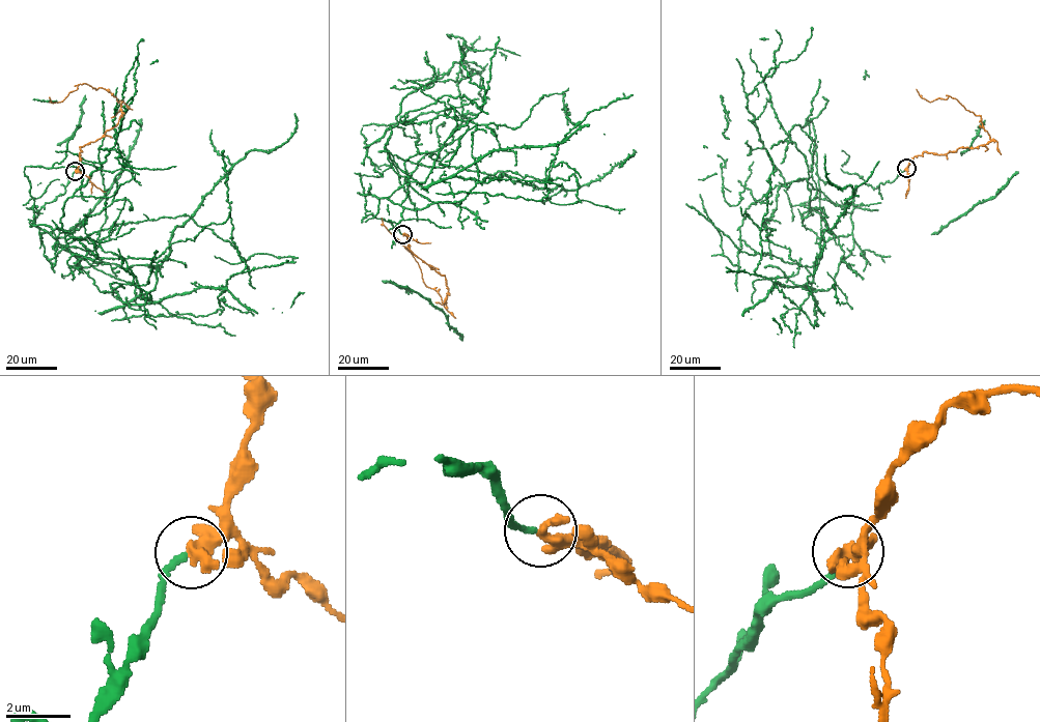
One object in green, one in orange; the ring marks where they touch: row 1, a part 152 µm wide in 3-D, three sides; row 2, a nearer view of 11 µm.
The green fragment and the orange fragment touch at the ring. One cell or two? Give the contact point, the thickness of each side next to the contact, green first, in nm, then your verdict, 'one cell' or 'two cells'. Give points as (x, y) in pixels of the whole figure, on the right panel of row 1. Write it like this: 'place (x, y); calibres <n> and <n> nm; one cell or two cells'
place (906, 168); calibres 180 and 500 nm; two cells

